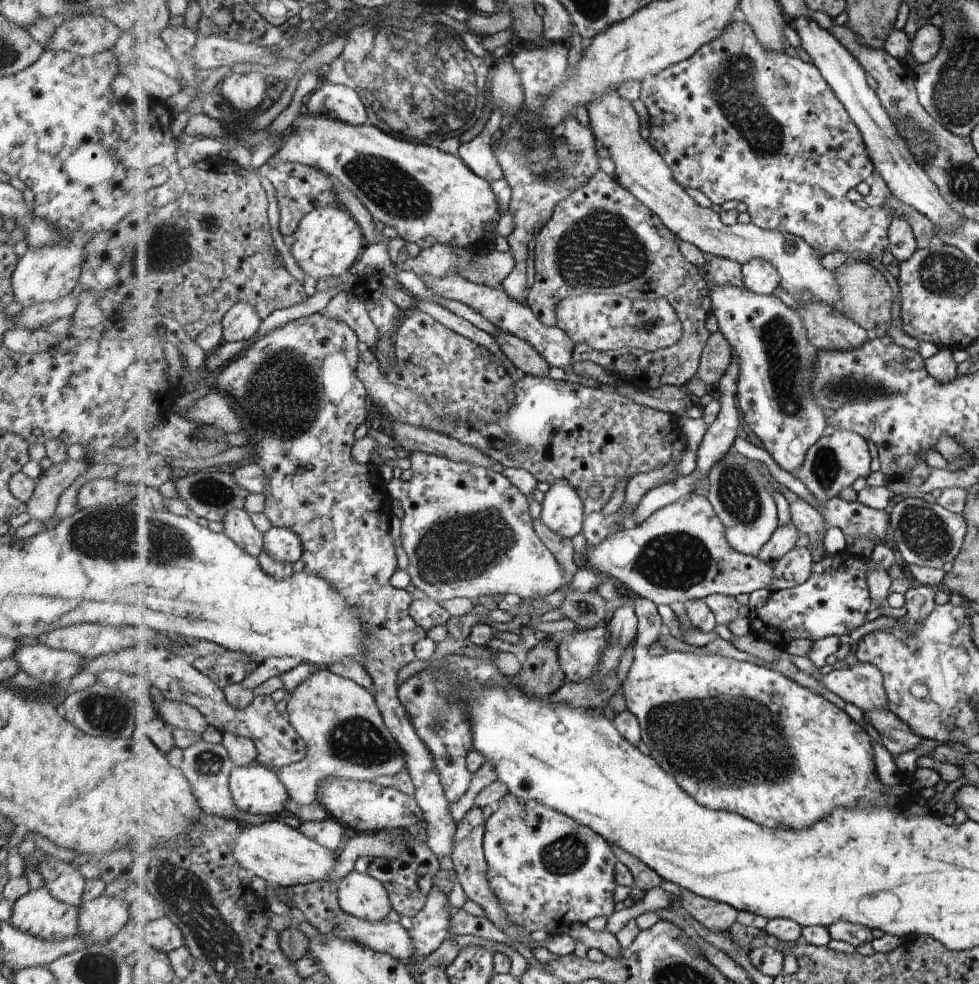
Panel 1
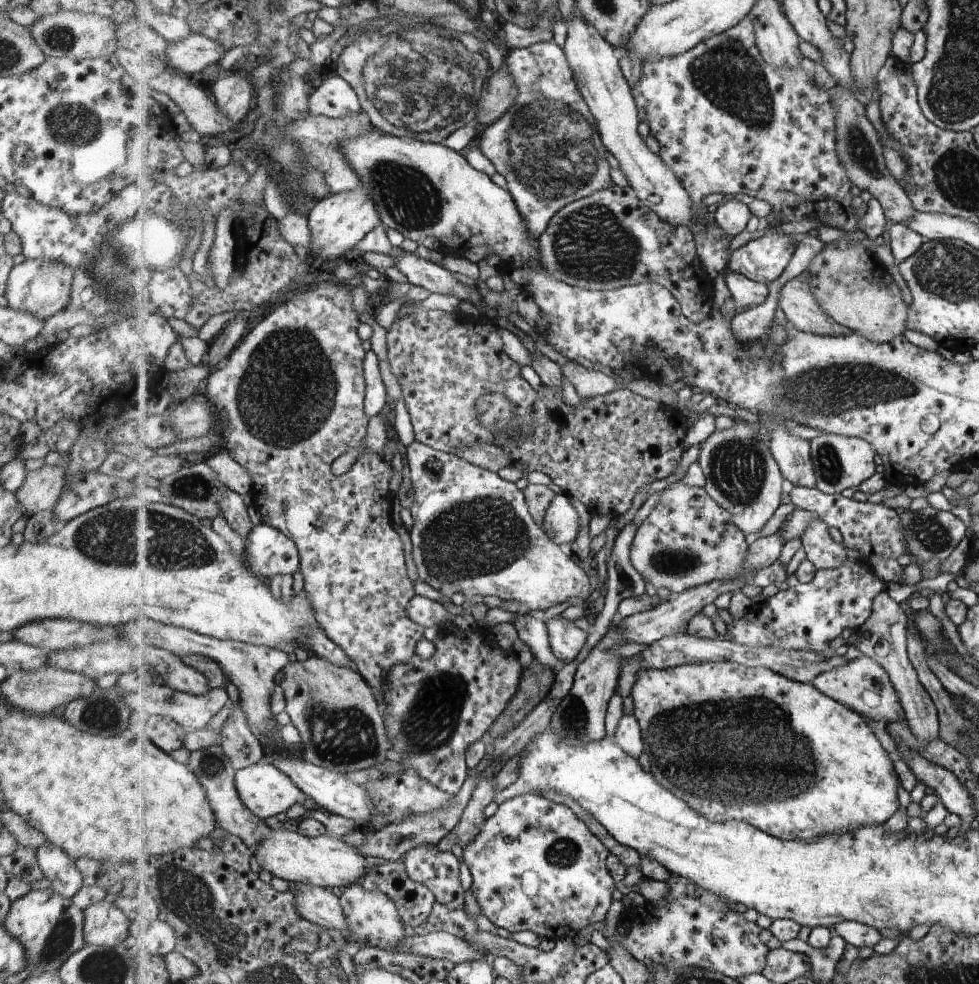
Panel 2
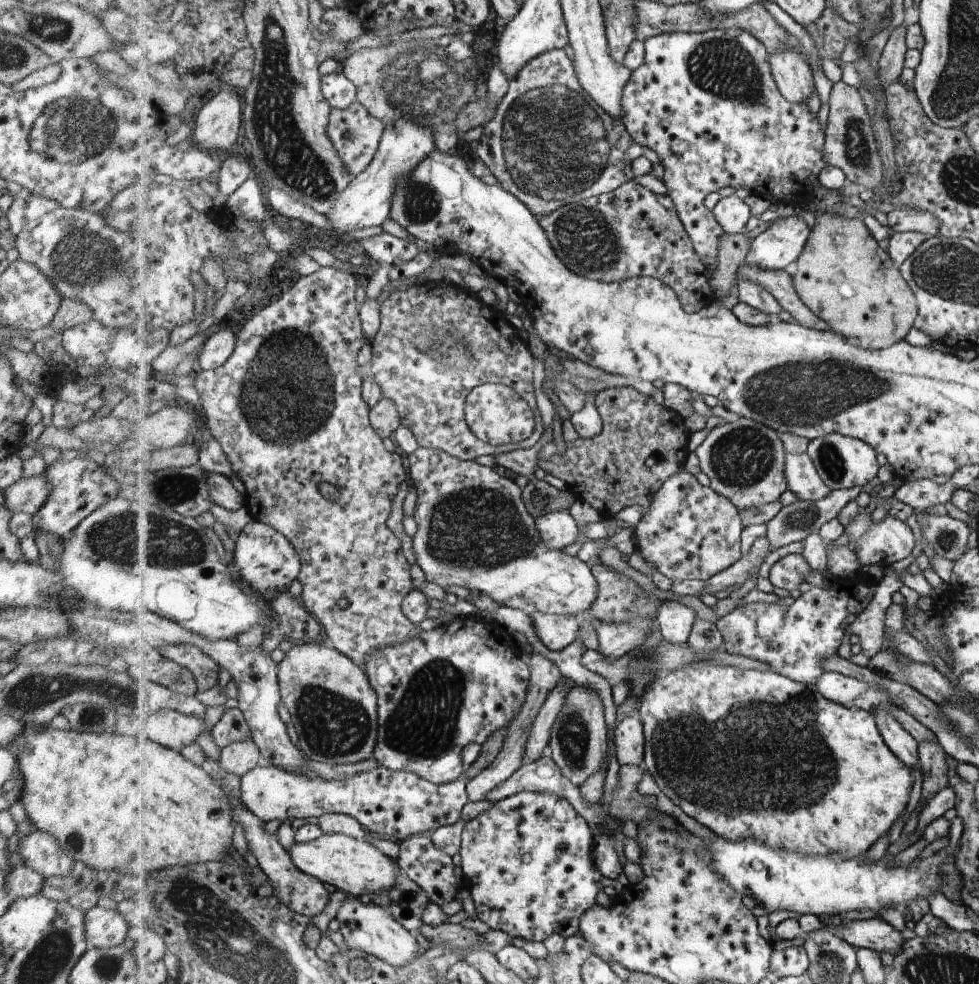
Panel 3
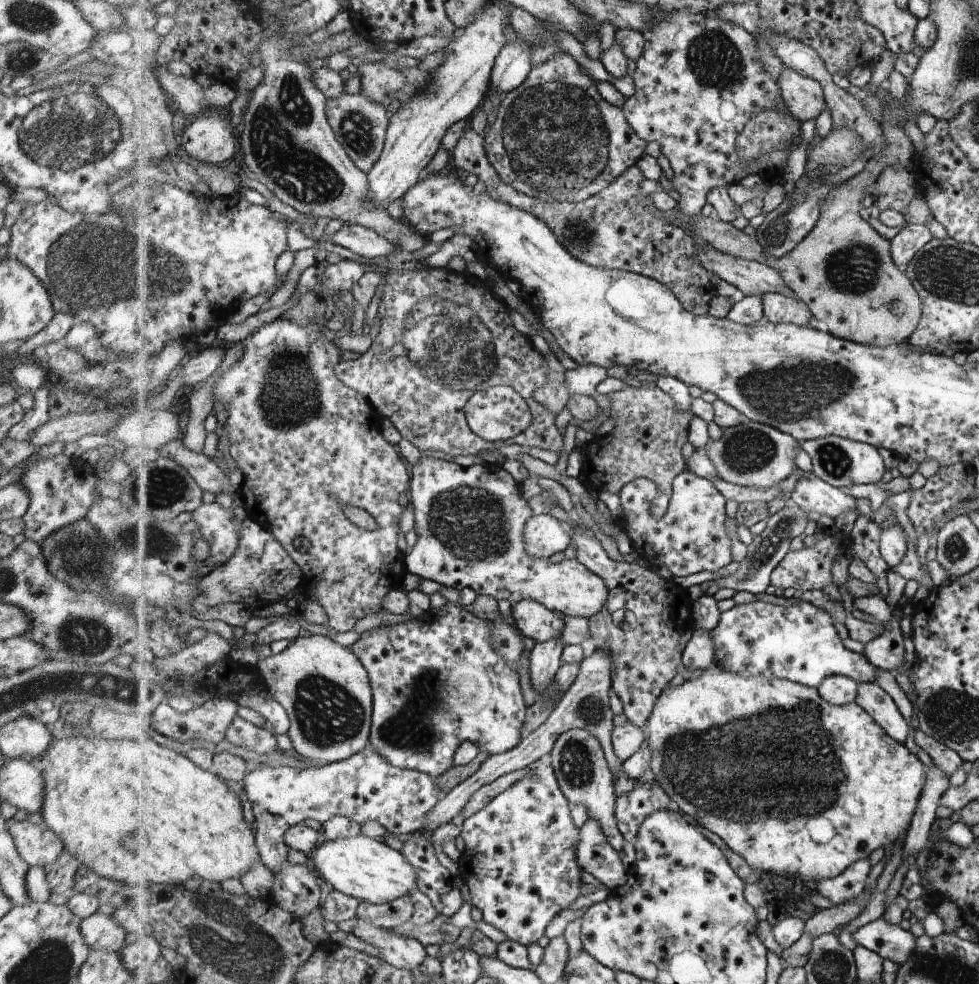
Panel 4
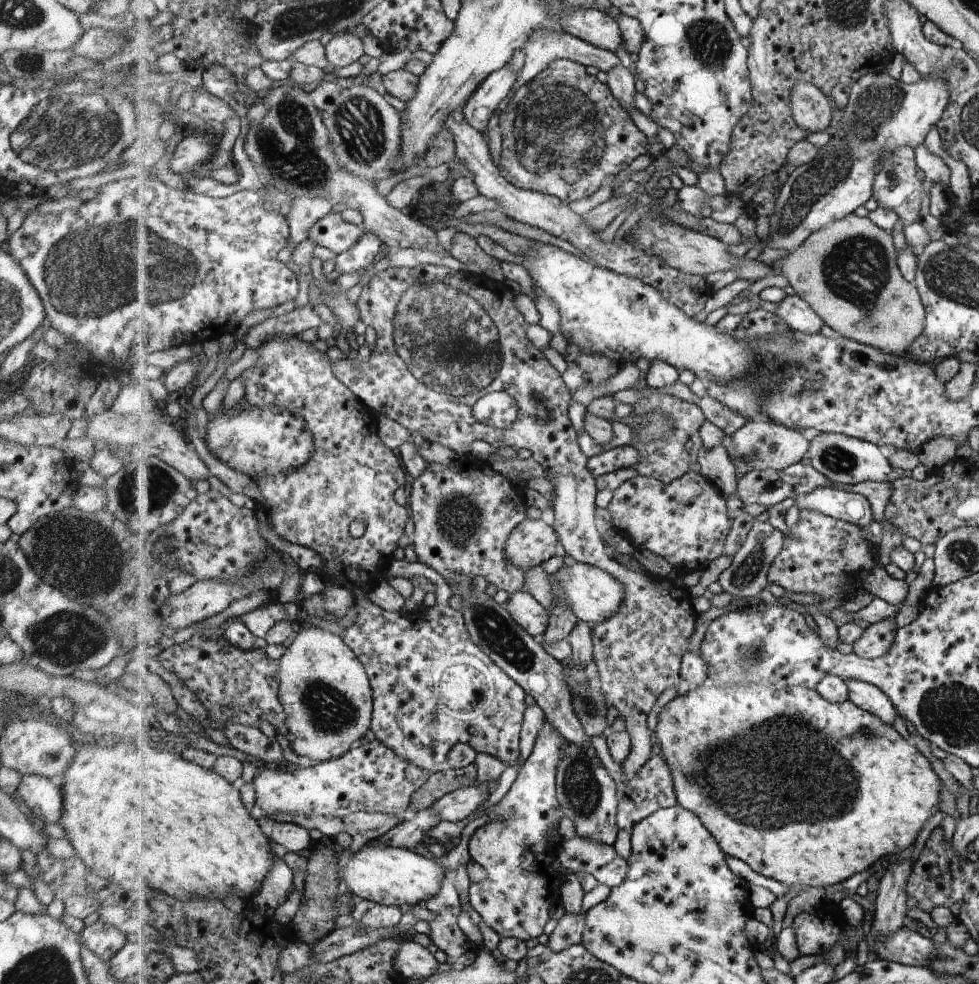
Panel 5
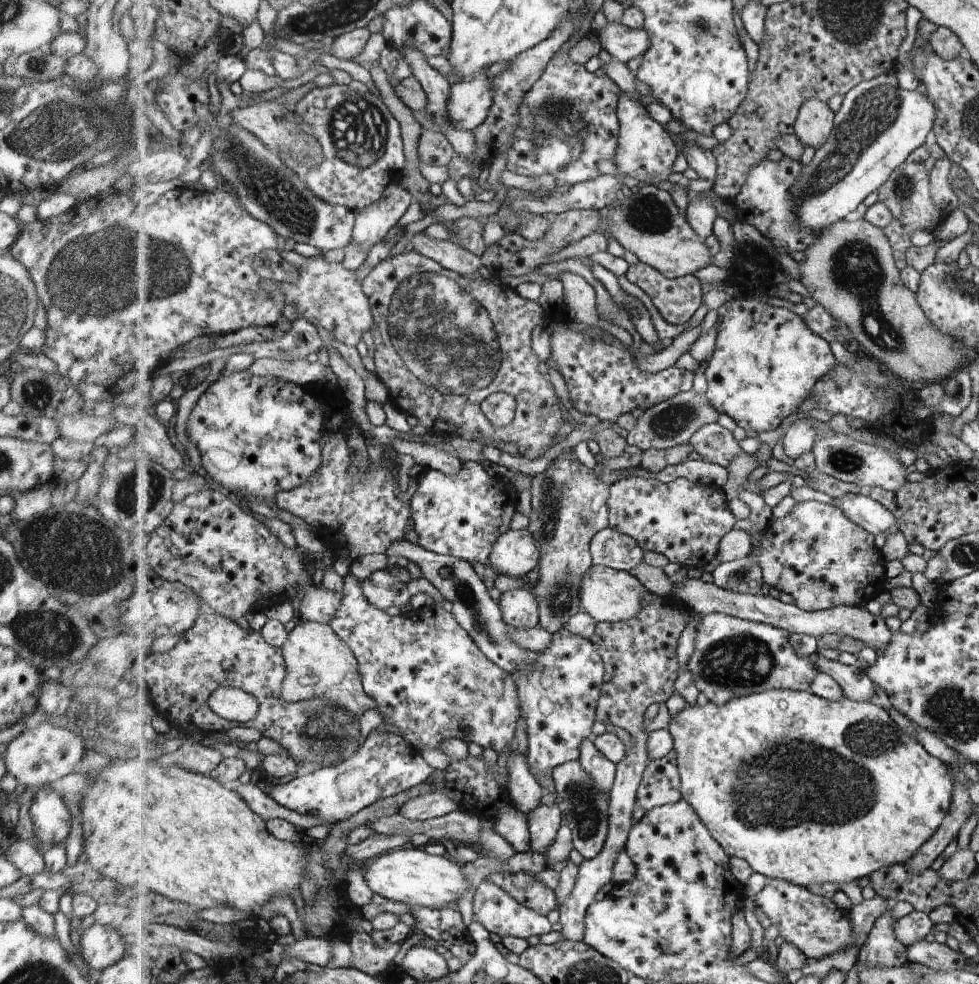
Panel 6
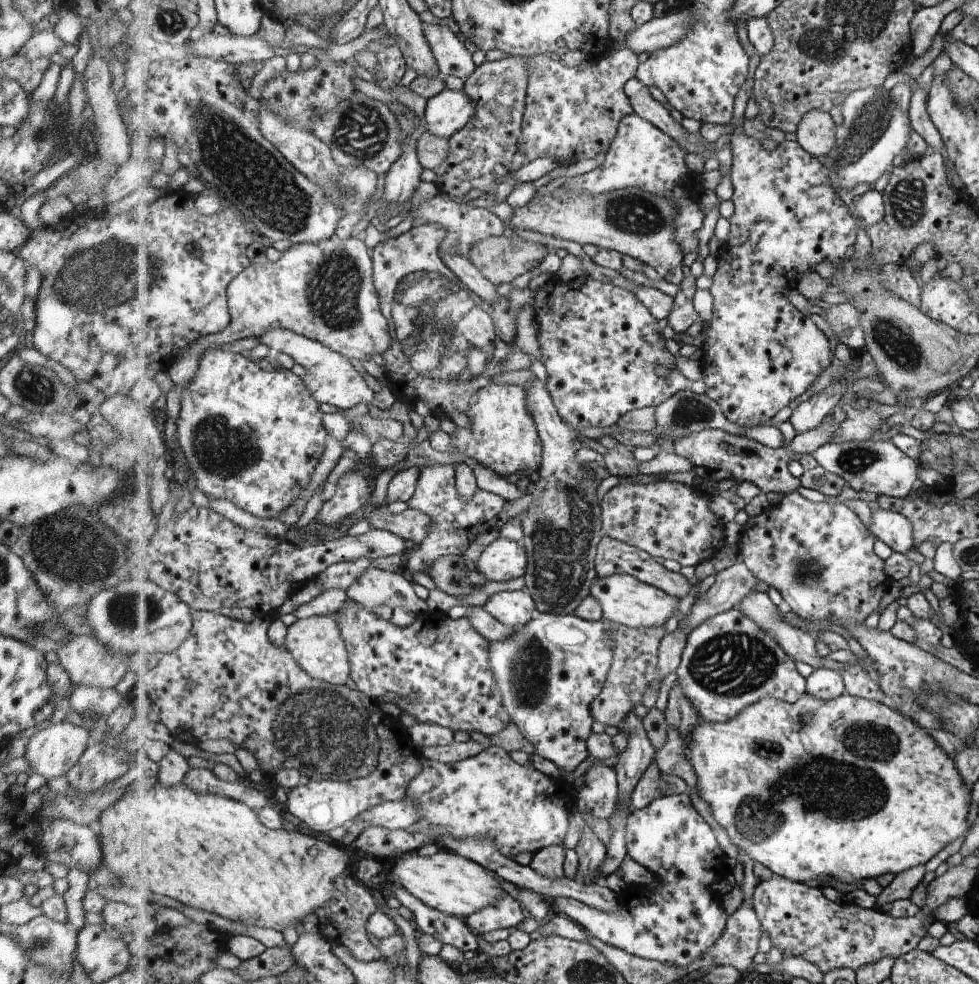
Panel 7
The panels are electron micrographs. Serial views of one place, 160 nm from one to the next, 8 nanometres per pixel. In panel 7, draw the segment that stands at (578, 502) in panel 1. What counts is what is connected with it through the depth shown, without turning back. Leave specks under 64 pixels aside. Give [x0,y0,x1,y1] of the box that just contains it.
[477,537,529,583]

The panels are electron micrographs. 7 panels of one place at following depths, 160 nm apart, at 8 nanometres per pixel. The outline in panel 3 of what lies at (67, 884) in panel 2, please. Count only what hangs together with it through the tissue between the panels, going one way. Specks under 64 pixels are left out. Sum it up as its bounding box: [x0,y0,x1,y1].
[17,829,72,879]

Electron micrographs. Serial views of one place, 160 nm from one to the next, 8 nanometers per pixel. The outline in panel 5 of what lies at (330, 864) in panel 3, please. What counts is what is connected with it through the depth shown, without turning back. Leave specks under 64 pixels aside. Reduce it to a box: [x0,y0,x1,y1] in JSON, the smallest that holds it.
[340,843,447,906]

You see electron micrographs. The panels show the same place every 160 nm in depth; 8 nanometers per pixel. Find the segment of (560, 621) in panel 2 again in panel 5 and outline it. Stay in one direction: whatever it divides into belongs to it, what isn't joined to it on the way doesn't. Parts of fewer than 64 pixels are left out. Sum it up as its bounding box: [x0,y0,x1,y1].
[506,589,550,636]

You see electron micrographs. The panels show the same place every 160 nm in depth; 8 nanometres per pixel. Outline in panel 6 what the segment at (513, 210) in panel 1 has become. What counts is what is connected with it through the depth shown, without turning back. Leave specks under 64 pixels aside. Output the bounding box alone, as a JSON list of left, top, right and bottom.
[506,51,623,191]

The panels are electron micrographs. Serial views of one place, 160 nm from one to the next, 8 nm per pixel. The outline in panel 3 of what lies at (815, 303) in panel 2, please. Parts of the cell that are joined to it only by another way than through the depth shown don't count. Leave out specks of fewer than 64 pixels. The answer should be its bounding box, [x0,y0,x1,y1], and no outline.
[736,262,830,331]

